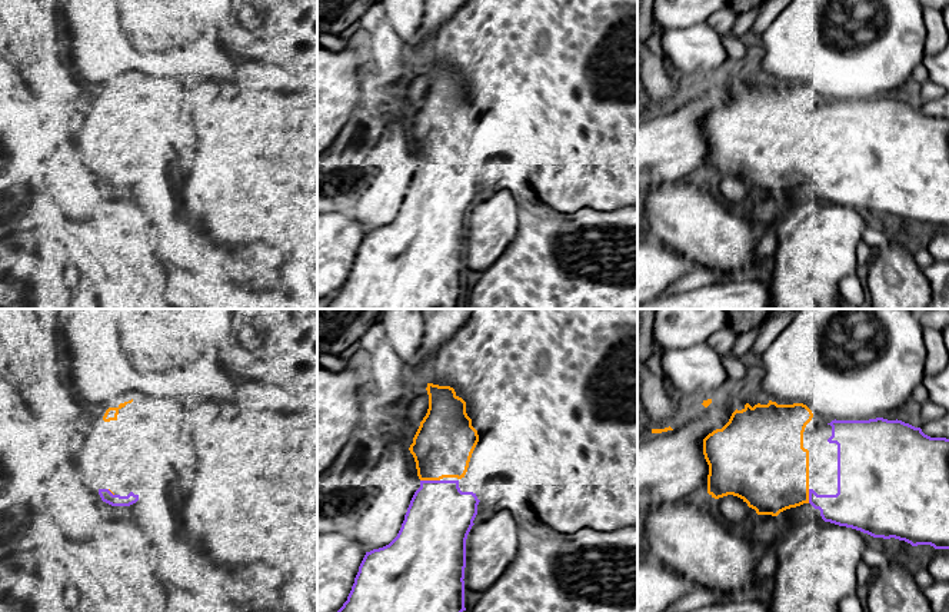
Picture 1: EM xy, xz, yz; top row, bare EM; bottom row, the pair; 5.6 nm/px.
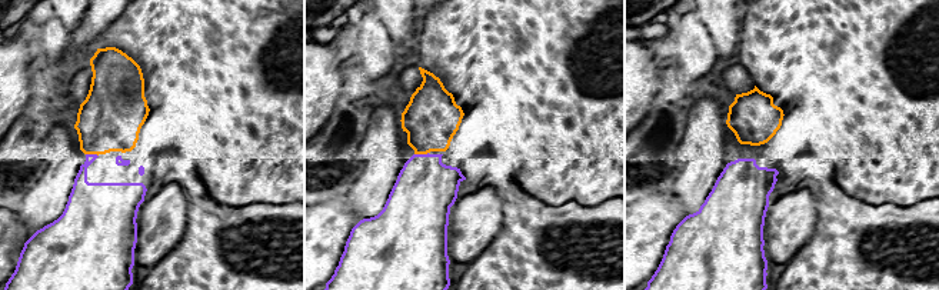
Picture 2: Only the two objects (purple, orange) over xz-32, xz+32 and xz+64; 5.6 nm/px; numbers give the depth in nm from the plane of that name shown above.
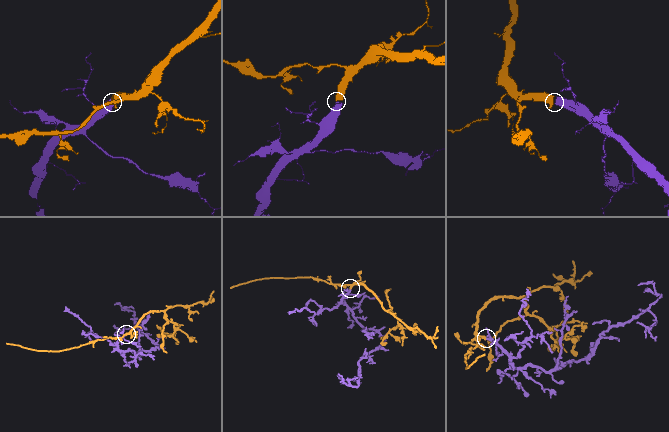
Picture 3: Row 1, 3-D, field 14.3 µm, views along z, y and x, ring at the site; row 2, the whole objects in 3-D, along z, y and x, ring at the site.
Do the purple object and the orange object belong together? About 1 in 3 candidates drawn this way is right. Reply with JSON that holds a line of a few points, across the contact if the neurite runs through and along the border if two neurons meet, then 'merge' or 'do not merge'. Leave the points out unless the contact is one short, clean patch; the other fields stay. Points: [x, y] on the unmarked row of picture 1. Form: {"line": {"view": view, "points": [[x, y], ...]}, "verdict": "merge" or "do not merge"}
{"verdict": "merge"}

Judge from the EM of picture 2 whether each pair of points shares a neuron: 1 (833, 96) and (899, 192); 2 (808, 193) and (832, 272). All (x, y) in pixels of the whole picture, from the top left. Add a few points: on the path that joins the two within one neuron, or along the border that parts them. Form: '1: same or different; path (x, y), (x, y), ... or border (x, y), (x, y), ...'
1: same; path (855, 120), (873, 139), (875, 152), (891, 167)
2: different; border (816, 189), (816, 227), (813, 234), (798, 250)

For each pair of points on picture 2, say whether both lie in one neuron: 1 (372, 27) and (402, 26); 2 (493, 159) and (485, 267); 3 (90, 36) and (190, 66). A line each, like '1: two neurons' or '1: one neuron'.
1: two neurons
2: two neurons
3: two neurons

